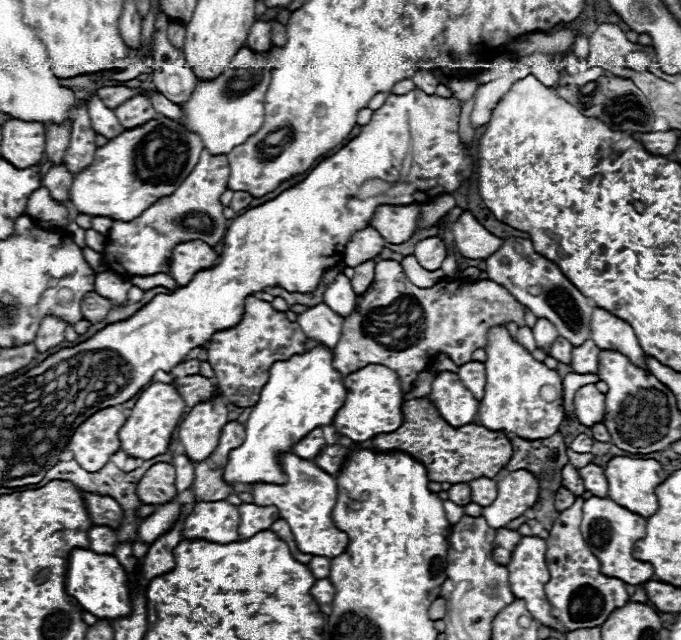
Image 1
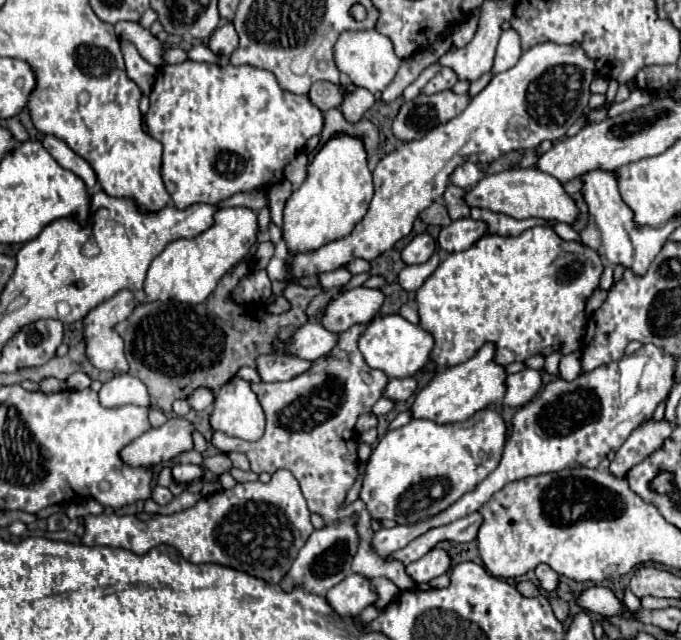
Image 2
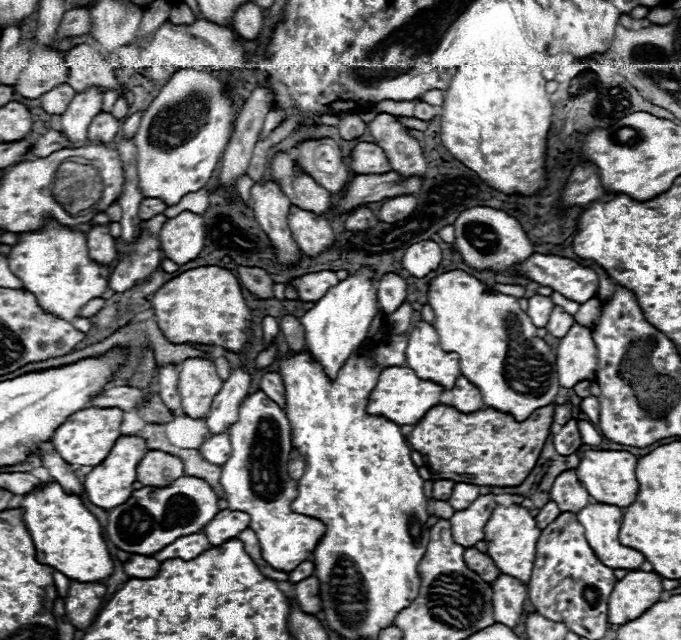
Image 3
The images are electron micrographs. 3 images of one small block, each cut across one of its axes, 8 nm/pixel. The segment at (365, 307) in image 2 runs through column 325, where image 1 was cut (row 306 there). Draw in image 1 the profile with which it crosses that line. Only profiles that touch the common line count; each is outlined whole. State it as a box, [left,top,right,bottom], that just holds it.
[296,304,342,350]

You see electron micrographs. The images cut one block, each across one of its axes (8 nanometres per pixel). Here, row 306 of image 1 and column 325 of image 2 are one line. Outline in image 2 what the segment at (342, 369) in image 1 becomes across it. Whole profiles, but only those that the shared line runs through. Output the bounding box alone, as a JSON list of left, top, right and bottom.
[210,324,416,590]

